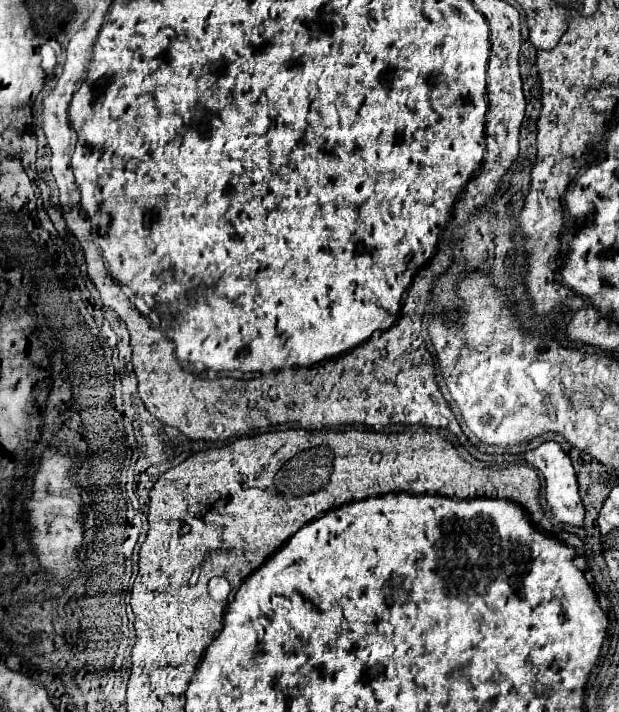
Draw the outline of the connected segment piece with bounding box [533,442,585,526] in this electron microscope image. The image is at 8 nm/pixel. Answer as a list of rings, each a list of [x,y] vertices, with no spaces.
[[[543,442],[533,454],[537,454],[537,470],[547,480],[547,502],[553,516],[571,526],[583,526],[585,506],[579,498],[575,470],[571,460],[557,442]]]

